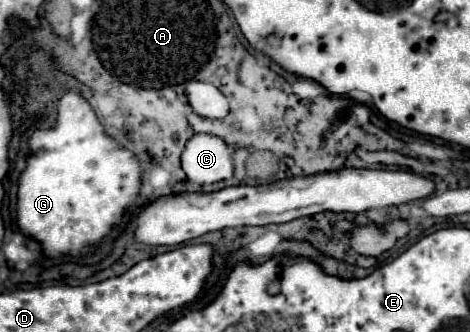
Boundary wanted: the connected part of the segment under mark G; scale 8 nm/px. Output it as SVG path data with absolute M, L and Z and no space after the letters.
M66 90L58 100L56 124L48 130L34 130L28 138L28 162L18 176L18 228L24 236L40 244L46 258L84 256L90 254L112 228L122 224L126 208L138 198L142 168L132 150L106 134L102 122L96 118L92 106L76 90Z

